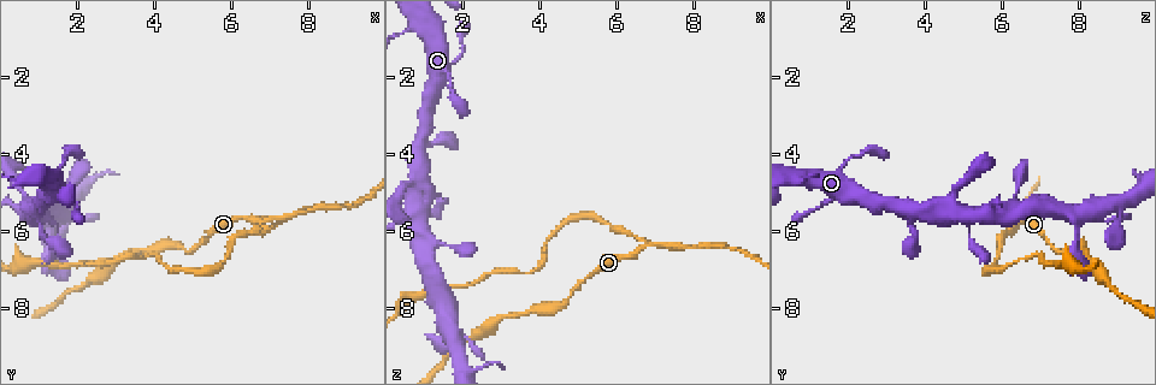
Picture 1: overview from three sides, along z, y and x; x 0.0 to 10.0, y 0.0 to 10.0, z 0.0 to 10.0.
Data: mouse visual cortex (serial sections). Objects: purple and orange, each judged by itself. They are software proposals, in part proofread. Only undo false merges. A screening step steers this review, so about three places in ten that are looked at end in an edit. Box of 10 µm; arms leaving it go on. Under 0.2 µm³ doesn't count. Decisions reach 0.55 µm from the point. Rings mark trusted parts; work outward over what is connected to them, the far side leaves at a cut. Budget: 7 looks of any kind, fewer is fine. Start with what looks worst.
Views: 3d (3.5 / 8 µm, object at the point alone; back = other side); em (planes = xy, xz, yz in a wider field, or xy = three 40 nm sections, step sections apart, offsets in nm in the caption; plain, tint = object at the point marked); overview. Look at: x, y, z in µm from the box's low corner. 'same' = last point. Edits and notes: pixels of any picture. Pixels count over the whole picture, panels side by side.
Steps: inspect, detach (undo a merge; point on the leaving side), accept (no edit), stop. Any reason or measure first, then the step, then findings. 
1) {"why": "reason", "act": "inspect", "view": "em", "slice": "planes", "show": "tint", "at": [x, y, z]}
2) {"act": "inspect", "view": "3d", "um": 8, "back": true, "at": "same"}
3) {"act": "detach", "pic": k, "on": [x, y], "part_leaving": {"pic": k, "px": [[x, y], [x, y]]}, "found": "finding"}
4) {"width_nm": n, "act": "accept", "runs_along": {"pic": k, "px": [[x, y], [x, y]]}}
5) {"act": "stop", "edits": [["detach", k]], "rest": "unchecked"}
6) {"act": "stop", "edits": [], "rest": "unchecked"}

{"why": "two arms in line, one across", "act": "inspect", "view": "3d", "um": 3.5, "at": [6.75, 5.90, 6.30]}

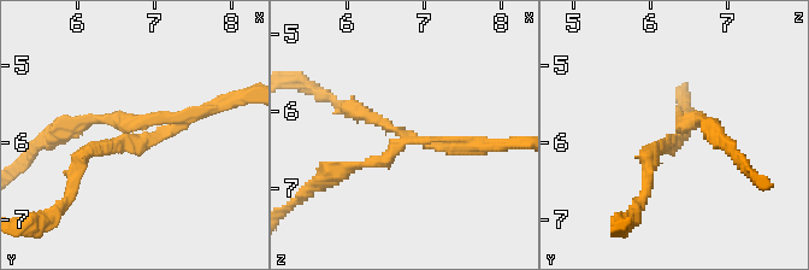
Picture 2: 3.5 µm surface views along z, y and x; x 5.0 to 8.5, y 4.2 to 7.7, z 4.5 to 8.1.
{"act": "inspect", "view": "em", "slice": "xy", "step": 5, "show": "tint", "at": [6.70, 5.95, 6.30]}

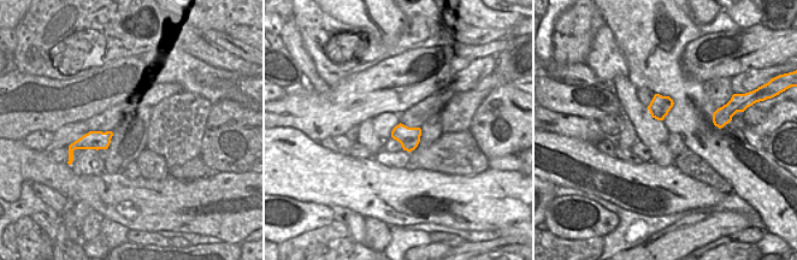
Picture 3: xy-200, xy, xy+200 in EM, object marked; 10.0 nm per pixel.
{"act": "detach", "pic": 2, "on": [104, 150], "found": "a second cell is stuck on"}

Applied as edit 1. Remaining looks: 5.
{"why": "abrupt turn", "act": "inspect", "view": "3d", "um": 8, "at": [0.75, 4.70, 0.70]}

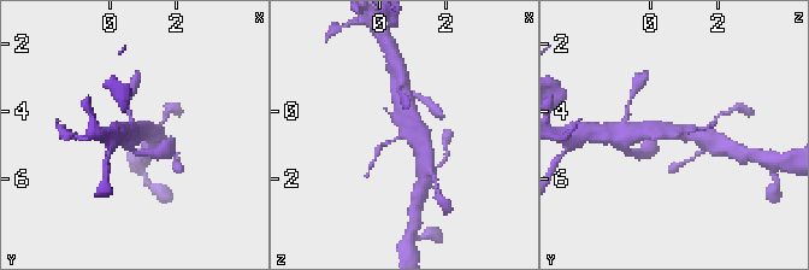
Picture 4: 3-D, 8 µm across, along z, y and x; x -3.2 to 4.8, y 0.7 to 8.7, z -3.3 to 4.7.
{"act": "inspect", "view": "3d", "um": 3.5, "at": "same"}

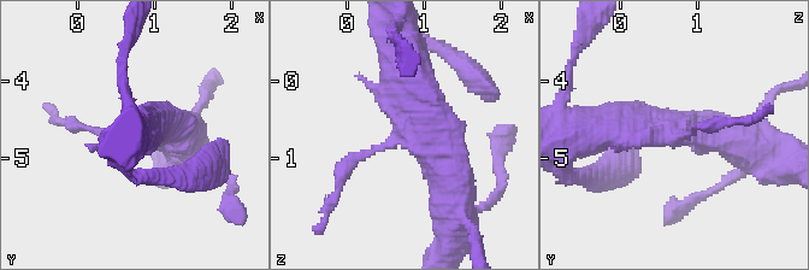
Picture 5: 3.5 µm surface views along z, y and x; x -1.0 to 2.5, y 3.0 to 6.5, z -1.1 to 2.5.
{"arm_widths_nm": [100, 500], "act": "inspect", "view": "em", "slice": "xy", "step": 2, "show": "tint", "at": [0.80, 4.70, 0.70]}

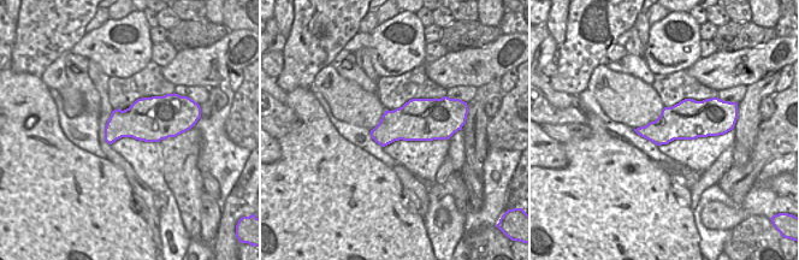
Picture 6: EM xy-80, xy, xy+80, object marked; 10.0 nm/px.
{"act": "accept", "found": "one cell here"}

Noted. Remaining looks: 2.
{"why": "three-way junction", "act": "inspect", "view": "em", "slice": "xy", "step": 5, "show": "tint", "at": [0.75, 5.55, 5.70]}

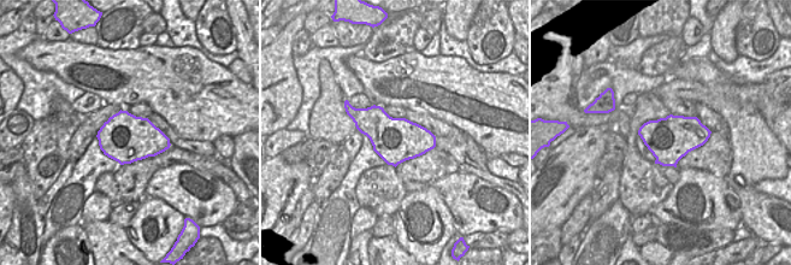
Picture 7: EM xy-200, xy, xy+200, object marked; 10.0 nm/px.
{"why": "wider look", "act": "inspect", "view": "3d", "um": 3.5, "at": "same"}

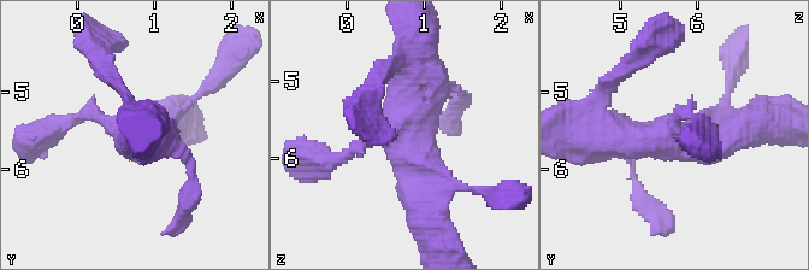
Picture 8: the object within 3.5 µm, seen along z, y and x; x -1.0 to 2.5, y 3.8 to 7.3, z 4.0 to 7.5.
{"width_nm": 460, "act": "accept", "runs_along": {"pic": 8, "px": [[414, 54], [407, 159], [421, 205]]}, "found": "one cell here"}

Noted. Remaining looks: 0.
{"act": "stop", "edits": [["detach", 2]], "rest": "unchecked"}

